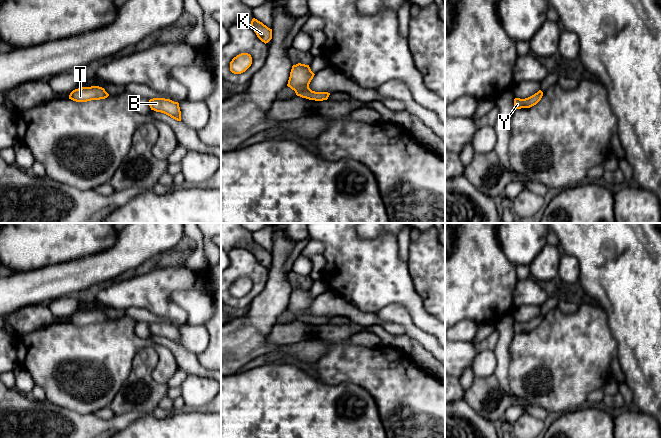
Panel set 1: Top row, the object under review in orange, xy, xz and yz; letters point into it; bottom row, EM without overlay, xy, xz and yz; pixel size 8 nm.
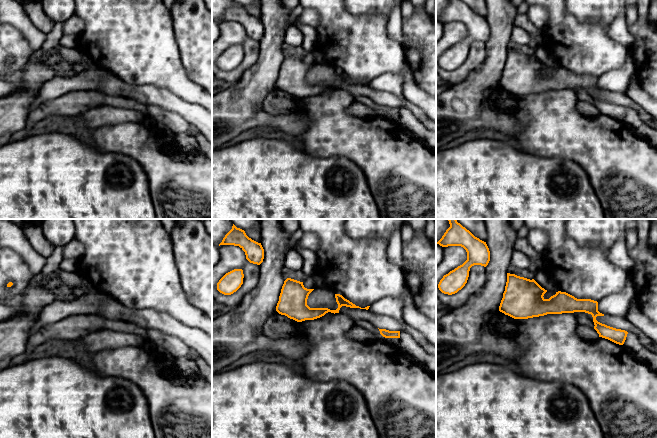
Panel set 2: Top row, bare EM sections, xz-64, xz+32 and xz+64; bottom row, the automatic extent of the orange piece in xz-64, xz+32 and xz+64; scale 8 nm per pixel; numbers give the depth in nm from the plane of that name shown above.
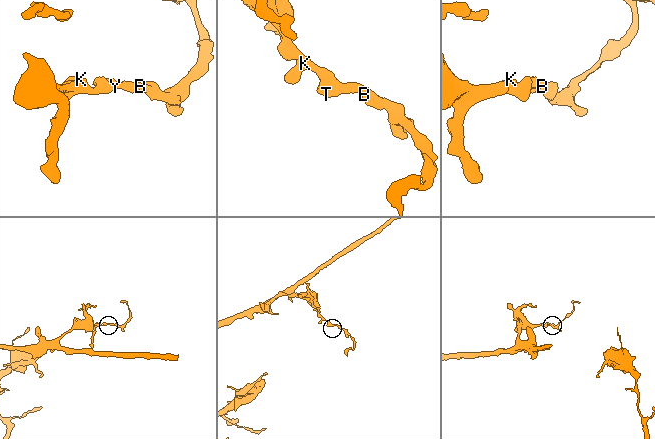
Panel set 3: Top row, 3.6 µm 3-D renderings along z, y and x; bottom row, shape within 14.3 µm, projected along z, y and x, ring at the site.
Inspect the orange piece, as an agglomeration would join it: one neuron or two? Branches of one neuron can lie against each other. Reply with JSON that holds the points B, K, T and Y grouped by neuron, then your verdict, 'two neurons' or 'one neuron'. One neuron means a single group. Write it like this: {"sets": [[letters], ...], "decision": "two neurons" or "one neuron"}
{"sets": [["B", "K", "T", "Y"]], "decision": "one neuron"}

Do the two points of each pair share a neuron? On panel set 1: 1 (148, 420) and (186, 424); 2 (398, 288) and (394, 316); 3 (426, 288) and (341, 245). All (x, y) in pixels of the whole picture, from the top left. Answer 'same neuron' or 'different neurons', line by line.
1: same neuron
2: different neurons
3: different neurons

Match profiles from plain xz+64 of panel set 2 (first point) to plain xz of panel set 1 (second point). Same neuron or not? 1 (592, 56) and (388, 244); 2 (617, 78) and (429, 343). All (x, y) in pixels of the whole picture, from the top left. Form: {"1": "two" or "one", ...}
{"1": "one", "2": "one"}

